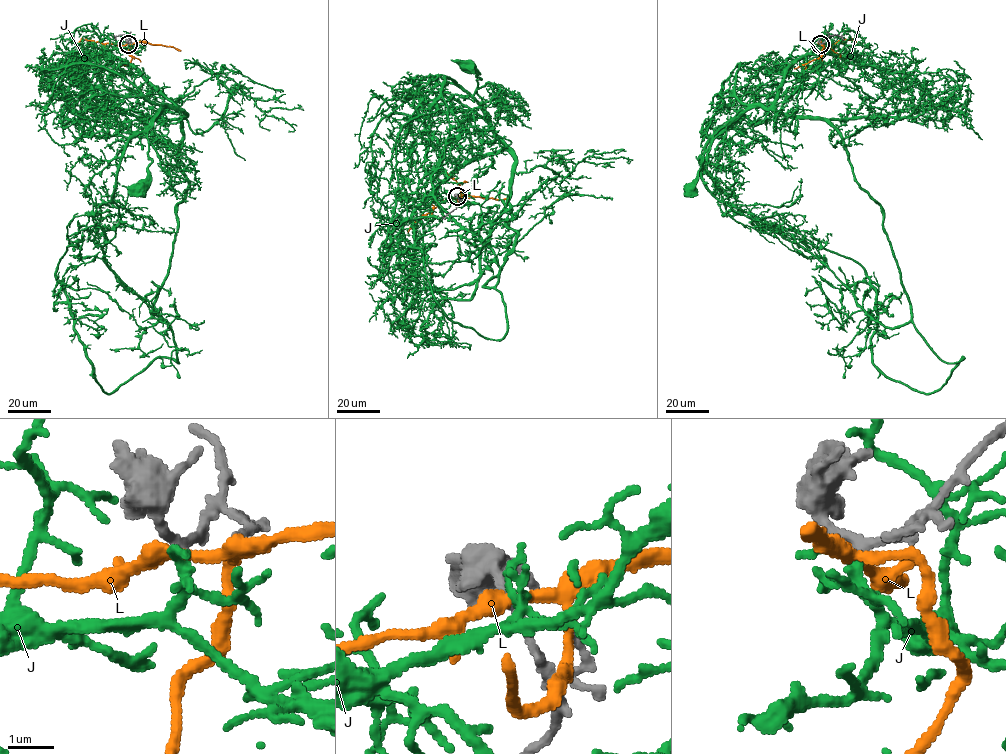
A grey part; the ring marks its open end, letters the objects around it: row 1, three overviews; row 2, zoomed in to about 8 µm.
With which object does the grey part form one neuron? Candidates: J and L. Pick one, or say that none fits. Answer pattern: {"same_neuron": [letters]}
{"same_neuron": ["J"]}

